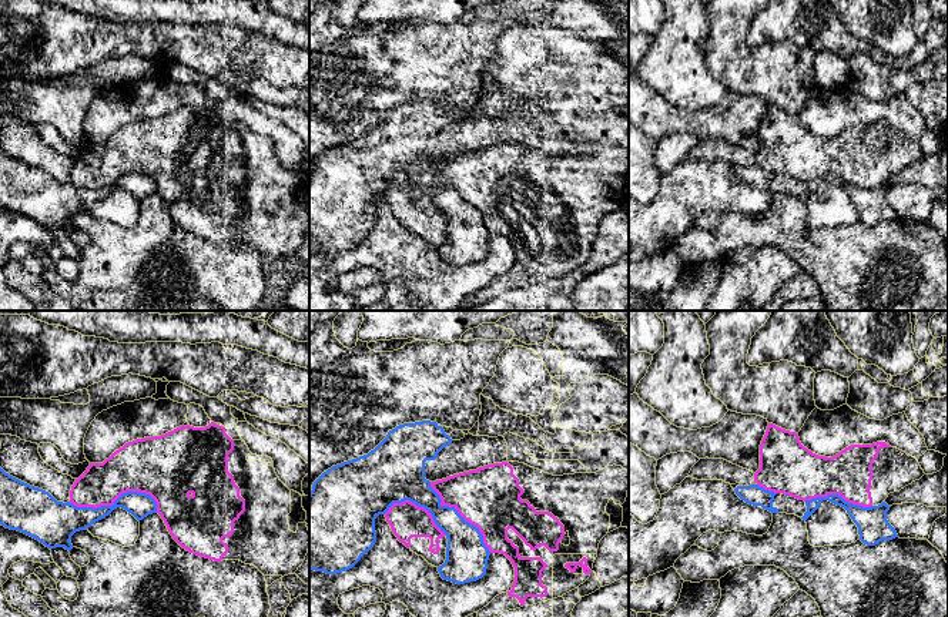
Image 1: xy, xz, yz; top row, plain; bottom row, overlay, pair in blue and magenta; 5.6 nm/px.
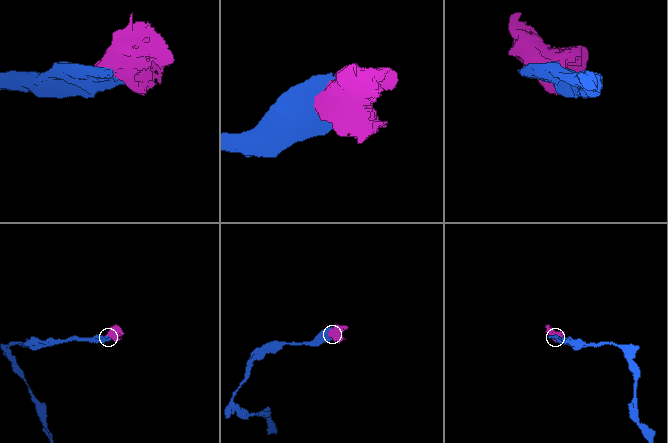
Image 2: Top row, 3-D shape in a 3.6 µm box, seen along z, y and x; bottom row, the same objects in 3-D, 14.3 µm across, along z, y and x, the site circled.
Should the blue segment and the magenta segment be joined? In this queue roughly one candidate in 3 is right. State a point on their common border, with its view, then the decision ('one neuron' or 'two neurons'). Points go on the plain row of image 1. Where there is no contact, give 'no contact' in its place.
contact xy (117, 180); two neurons

